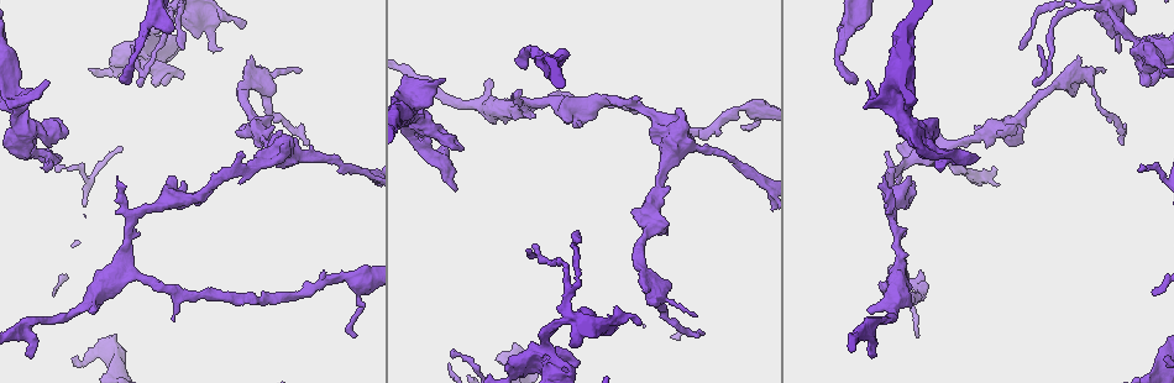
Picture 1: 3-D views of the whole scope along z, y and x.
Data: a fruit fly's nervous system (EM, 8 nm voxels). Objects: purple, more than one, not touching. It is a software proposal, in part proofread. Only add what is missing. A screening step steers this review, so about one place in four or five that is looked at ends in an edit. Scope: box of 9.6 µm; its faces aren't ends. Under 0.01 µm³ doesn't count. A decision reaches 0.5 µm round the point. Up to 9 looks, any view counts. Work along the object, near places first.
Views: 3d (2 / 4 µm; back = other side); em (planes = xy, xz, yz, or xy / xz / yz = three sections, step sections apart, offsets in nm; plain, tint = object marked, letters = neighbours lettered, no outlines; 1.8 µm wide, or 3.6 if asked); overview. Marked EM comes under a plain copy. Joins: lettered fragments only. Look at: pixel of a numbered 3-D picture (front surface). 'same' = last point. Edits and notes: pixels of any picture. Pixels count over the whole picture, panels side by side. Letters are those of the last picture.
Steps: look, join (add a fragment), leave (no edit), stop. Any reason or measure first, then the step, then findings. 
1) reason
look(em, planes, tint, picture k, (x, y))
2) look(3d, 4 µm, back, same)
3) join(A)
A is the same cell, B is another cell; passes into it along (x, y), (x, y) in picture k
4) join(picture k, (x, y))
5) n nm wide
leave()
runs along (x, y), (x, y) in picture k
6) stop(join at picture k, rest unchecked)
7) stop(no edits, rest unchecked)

branch stops here
look(3d, 2 µm, picture 1, (445, 148))

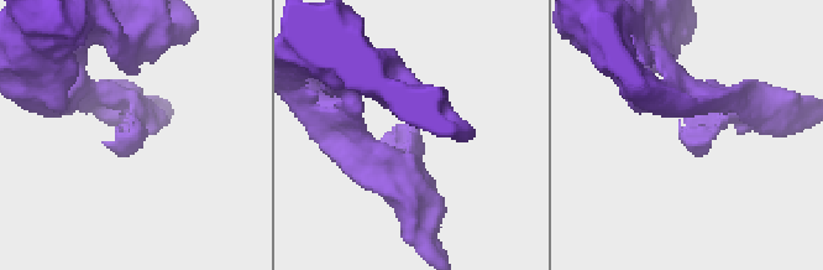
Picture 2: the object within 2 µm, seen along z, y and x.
arms of 240, 260 nm
look(em, planes, letters, picture 2, (131, 120))

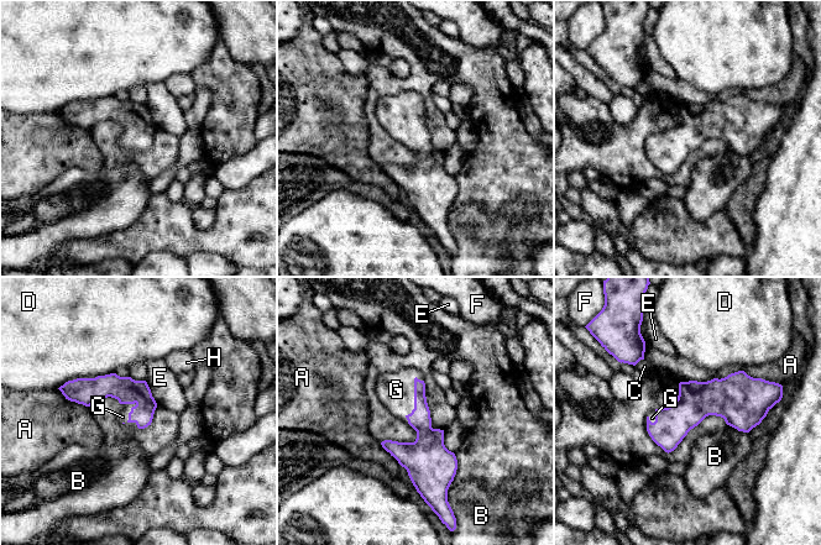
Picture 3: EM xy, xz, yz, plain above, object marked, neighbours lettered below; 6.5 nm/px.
join(G)
G is the same cell, A, B, C, D, E, F and H are other cells; it goes on there

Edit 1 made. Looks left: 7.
thin end
look(em, xz, step 8, letters, picture 1, (308, 144))

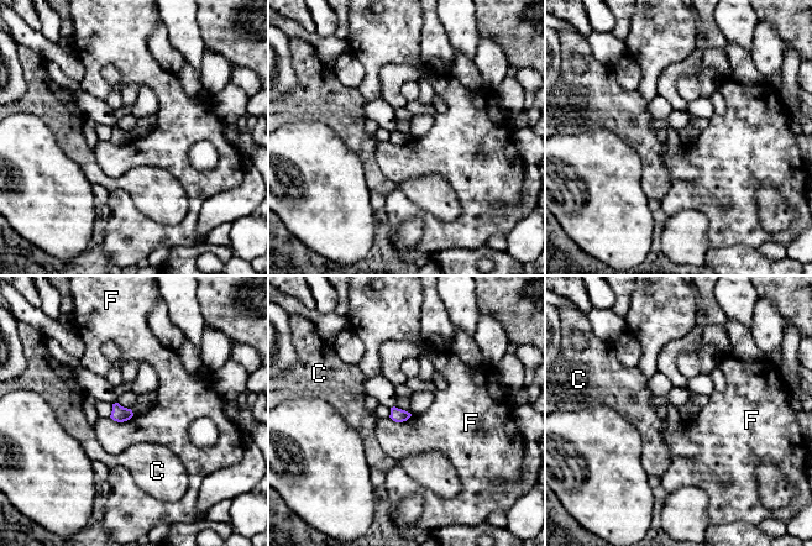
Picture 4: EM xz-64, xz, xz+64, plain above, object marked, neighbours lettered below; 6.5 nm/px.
cut it another way
look(em, xy, step 4, letters, same)

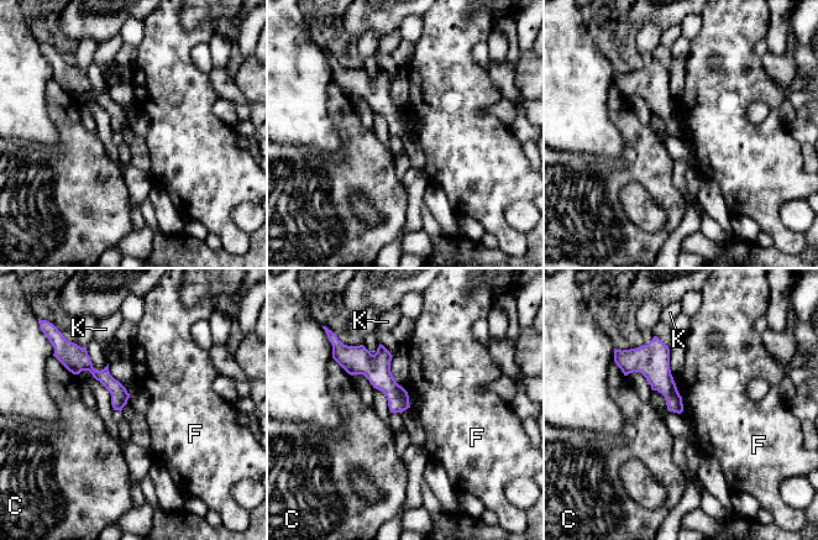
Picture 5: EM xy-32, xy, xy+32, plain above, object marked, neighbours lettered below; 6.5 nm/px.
F touches over 190 nm
leave()
C, F and K are other cells; none of them fits

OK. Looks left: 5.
tapers out
look(3d, 4 µm, picture 1, (1117, 49))

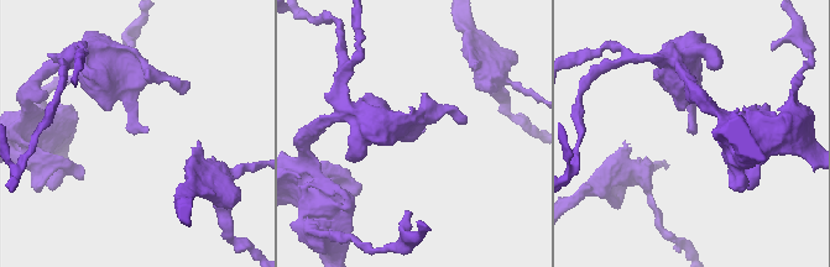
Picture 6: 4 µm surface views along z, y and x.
look(em, xy, step 8, tint, picture 6, (689, 130))

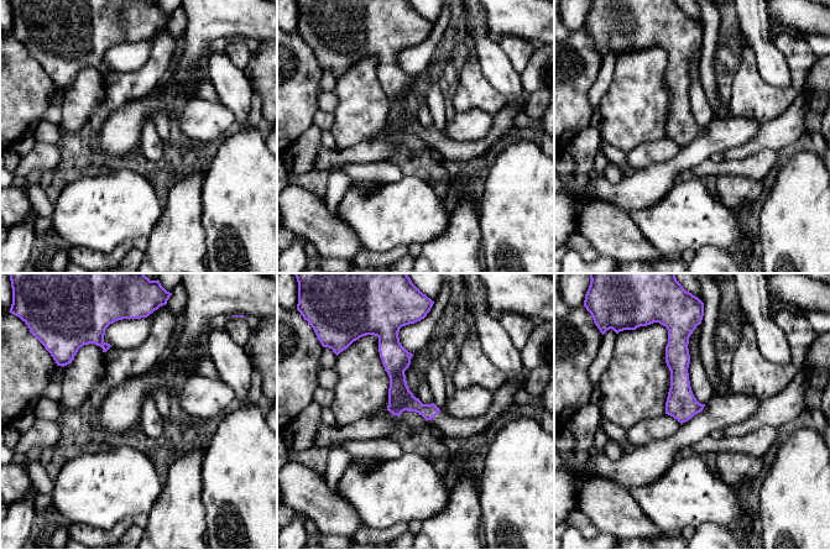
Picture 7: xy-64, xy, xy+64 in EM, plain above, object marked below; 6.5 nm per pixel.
another direction
look(em, planes, letters, same)

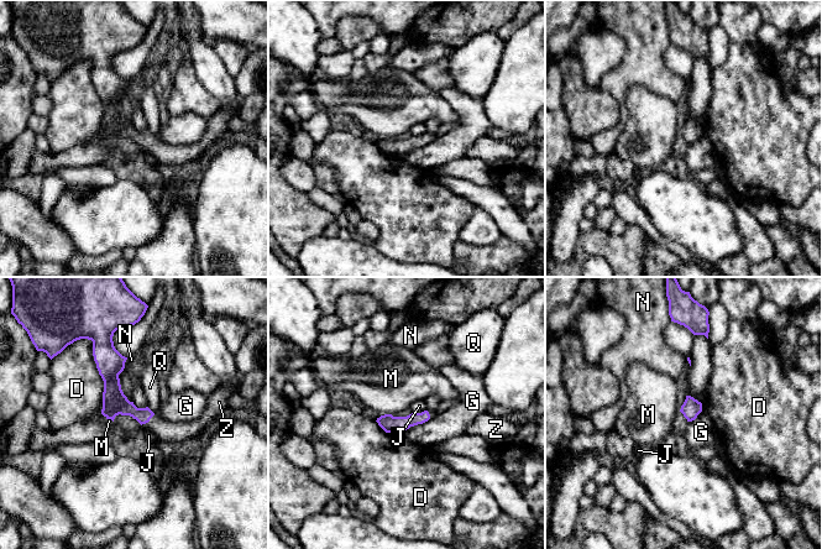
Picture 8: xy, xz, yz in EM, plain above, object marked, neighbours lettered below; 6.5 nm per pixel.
join(Z)
Z is the same cell, D, G, J, M, N and Q are other cells; passes into it along (115, 402), (147, 422), (162, 430) in picture 8; the cell continues

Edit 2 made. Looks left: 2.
tapers out
look(em, planes, letters, picture 1, (524, 68))

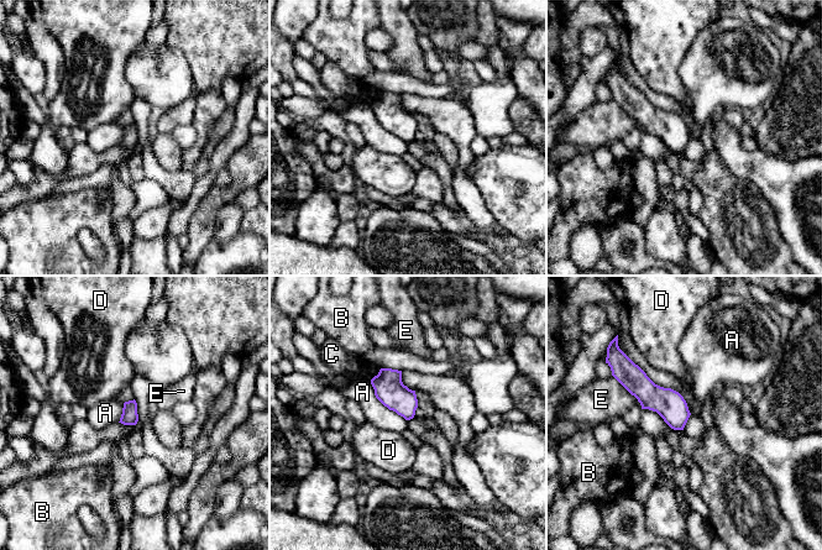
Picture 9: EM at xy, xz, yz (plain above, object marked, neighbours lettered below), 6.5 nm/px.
leave()
A, B, C, D and E are other cells; border along (370, 382), (373, 394), (406, 420) in picture 9; none of them fits

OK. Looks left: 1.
stop(join at picture 3, join at picture 8, rest unchecked)

